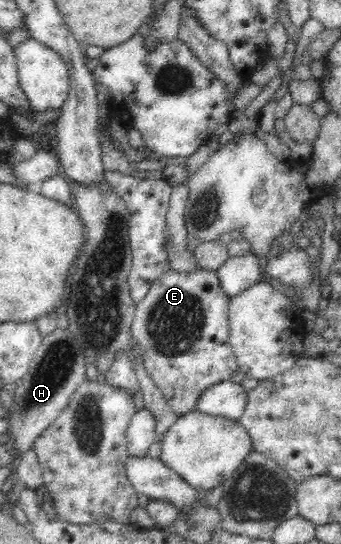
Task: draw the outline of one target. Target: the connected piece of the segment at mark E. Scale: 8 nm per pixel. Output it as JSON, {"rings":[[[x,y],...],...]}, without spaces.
{"rings":[[[170,269],[158,277],[148,294],[135,306],[131,324],[132,340],[139,344],[143,363],[156,386],[164,393],[170,406],[179,415],[194,411],[196,398],[218,382],[229,380],[238,361],[228,344],[229,297],[220,289],[220,281],[215,271],[200,269],[191,273],[180,273]]]}

